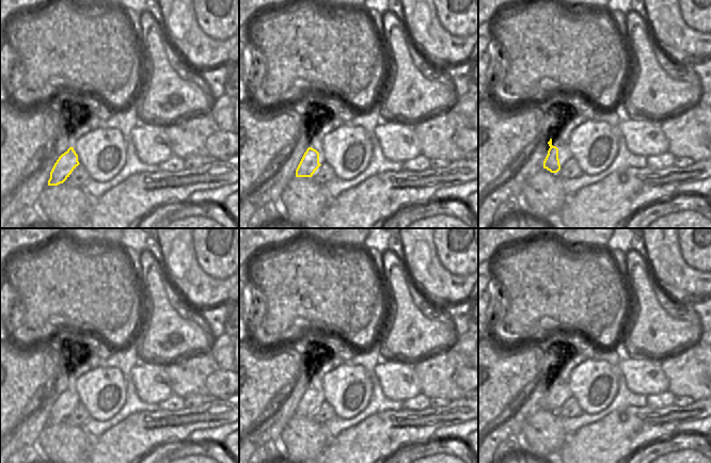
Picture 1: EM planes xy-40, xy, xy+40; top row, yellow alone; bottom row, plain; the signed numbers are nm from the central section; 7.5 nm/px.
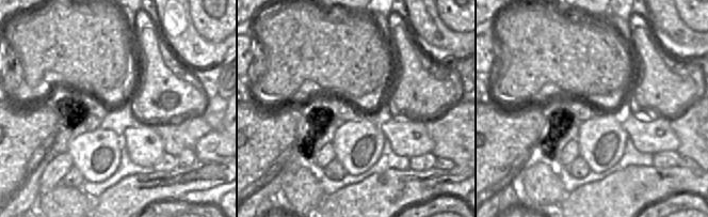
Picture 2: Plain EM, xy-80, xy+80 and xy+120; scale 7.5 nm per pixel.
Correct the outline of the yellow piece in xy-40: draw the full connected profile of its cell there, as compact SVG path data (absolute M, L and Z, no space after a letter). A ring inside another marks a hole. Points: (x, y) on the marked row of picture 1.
M69 147L54 163L50 172L48 186L63 183L79 164L78 155L74 150L74 147Z

